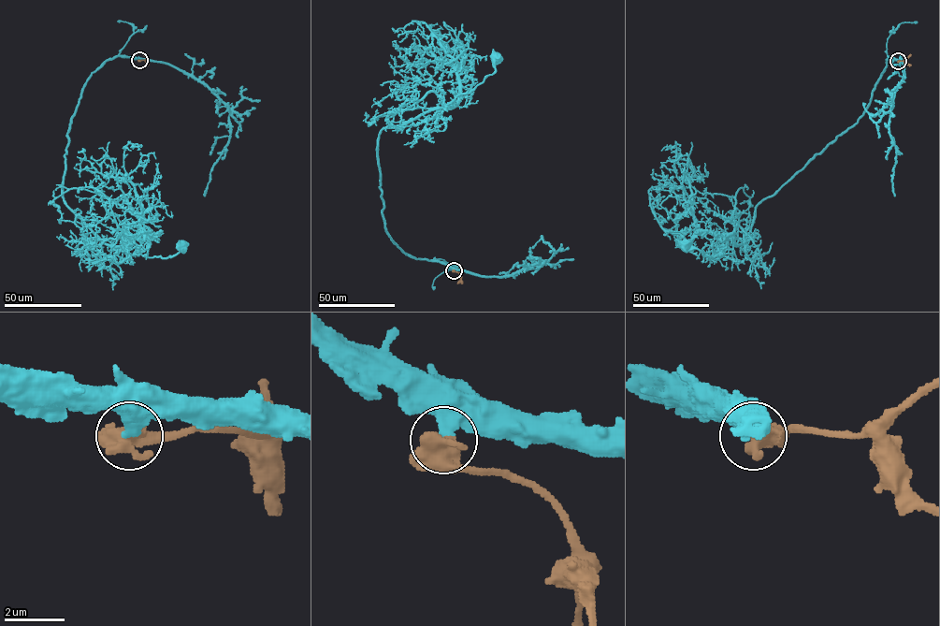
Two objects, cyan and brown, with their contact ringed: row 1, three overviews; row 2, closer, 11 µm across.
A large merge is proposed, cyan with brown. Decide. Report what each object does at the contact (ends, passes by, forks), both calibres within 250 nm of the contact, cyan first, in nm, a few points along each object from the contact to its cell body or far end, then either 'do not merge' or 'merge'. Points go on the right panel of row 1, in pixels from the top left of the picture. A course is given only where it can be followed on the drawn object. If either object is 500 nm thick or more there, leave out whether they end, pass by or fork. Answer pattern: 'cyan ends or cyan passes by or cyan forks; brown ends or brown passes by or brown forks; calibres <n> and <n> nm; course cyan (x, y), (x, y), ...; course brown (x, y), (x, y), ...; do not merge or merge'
calibres 320 and 500 nm; course cyan (898, 61), (887, 59), (858, 122), (756, 207), (731, 254), (710, 256), (684, 245); course brown (898, 61), (904, 60), (911, 54); merge

